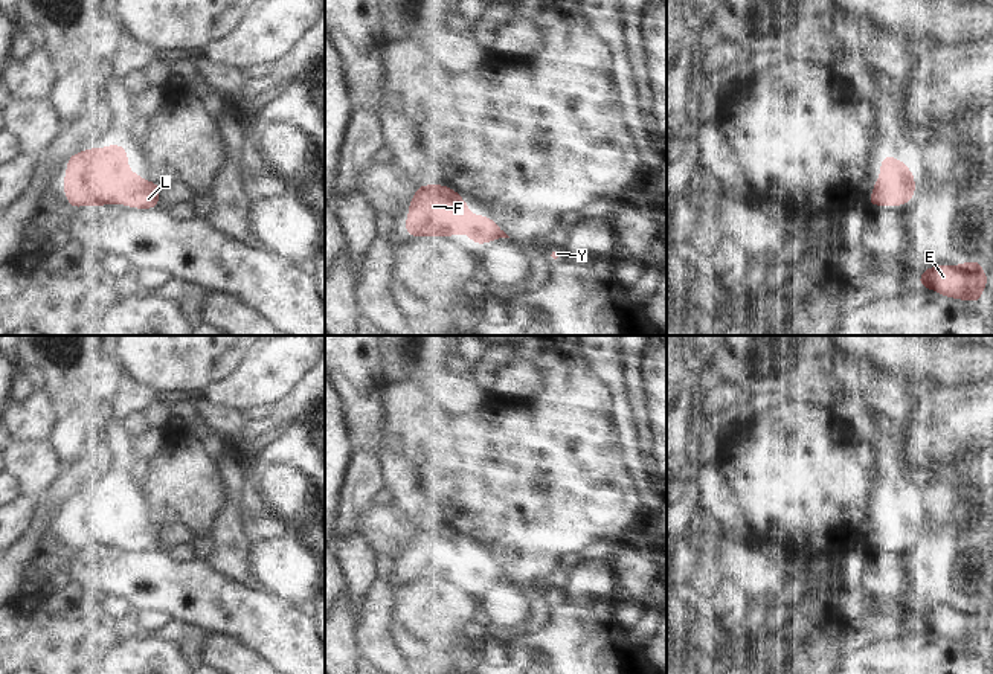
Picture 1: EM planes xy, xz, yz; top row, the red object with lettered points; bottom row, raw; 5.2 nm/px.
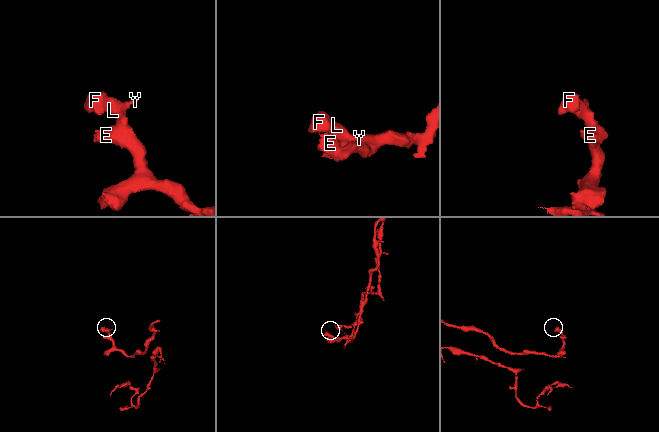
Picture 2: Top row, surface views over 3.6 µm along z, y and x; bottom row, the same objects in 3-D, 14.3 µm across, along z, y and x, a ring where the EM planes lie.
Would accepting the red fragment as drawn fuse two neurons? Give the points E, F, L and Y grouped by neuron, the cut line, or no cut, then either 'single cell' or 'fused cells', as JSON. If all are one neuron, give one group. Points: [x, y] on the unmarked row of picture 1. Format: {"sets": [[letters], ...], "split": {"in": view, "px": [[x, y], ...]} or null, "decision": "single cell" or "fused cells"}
{"sets": [["E", "F", "L", "Y"]], "split": null, "decision": "single cell"}

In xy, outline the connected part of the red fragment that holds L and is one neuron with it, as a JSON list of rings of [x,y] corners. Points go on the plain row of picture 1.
[[[119,485],[72,496],[63,528],[73,550],[113,544],[134,550],[159,549],[160,526],[130,512],[127,489]]]

